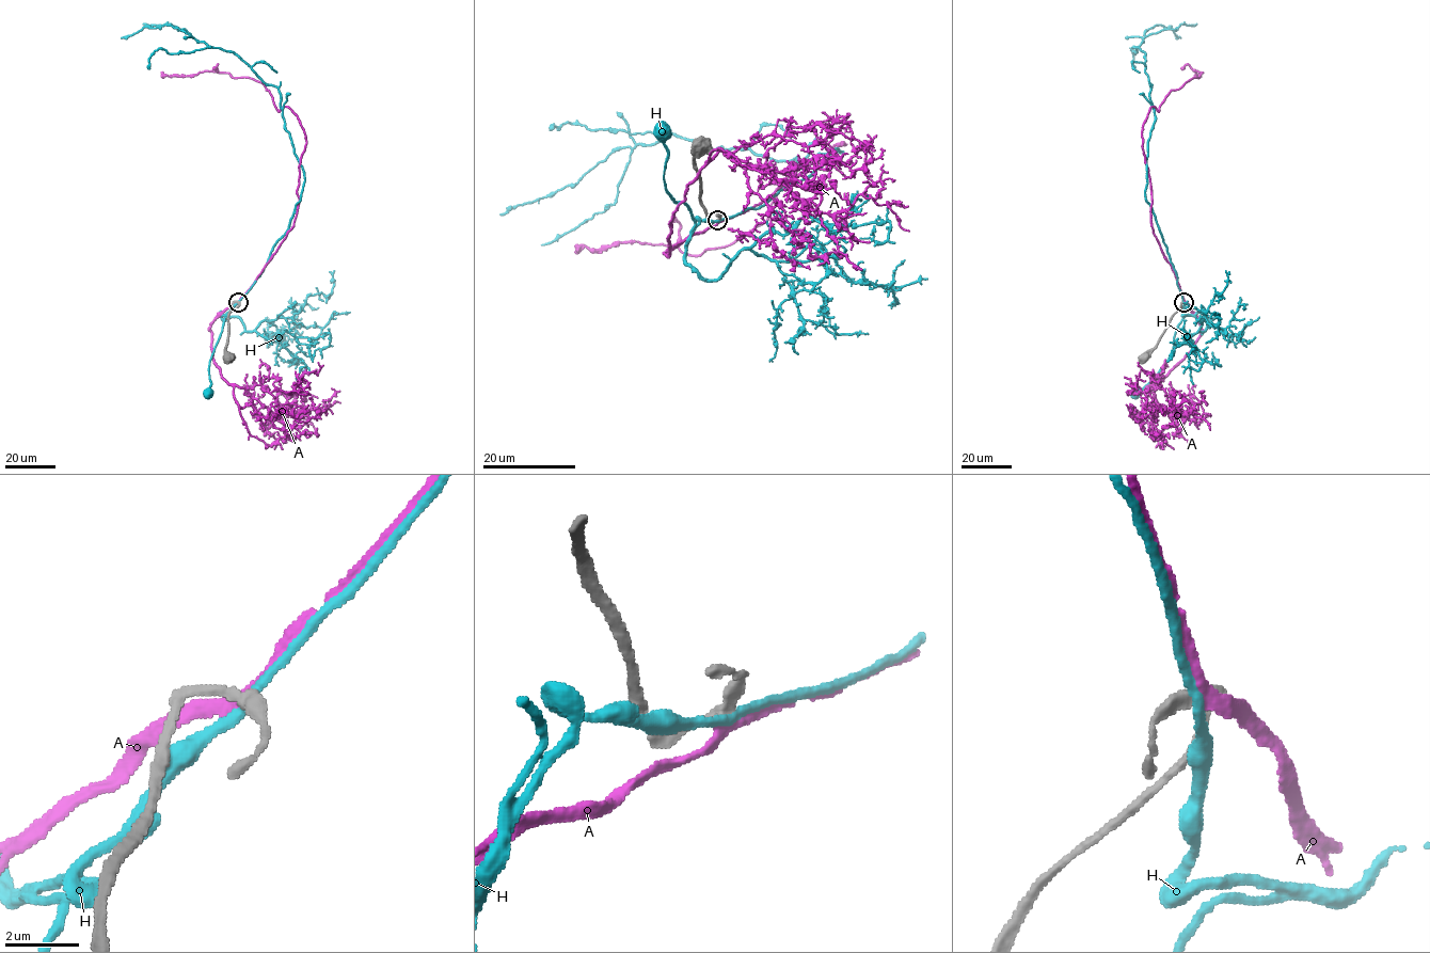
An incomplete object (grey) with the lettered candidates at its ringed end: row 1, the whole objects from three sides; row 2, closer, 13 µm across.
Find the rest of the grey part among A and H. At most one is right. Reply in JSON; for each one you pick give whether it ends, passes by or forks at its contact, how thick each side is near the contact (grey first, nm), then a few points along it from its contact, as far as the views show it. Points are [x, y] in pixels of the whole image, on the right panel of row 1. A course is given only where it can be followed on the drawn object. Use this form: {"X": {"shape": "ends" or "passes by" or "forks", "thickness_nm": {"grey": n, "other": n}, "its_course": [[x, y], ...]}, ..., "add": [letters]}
{"A": {"shape": "passes by", "thickness_nm": {"grey": 280, "other": 240}, "its_course": [[1184, 302], [1152, 226], [1142, 130], [1152, 107], [1158, 111], [1171, 91], [1201, 72]]}, "add": ["A"]}

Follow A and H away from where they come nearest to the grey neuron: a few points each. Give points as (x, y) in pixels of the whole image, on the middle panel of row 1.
A: (717, 221), (832, 161), (845, 144), (785, 179), (771, 215), (729, 244), (699, 255), (639, 241), (574, 252)
H: (718, 221), (699, 221), (696, 224), (686, 204), (677, 202), (666, 191), (664, 174), (667, 153), (663, 130)

